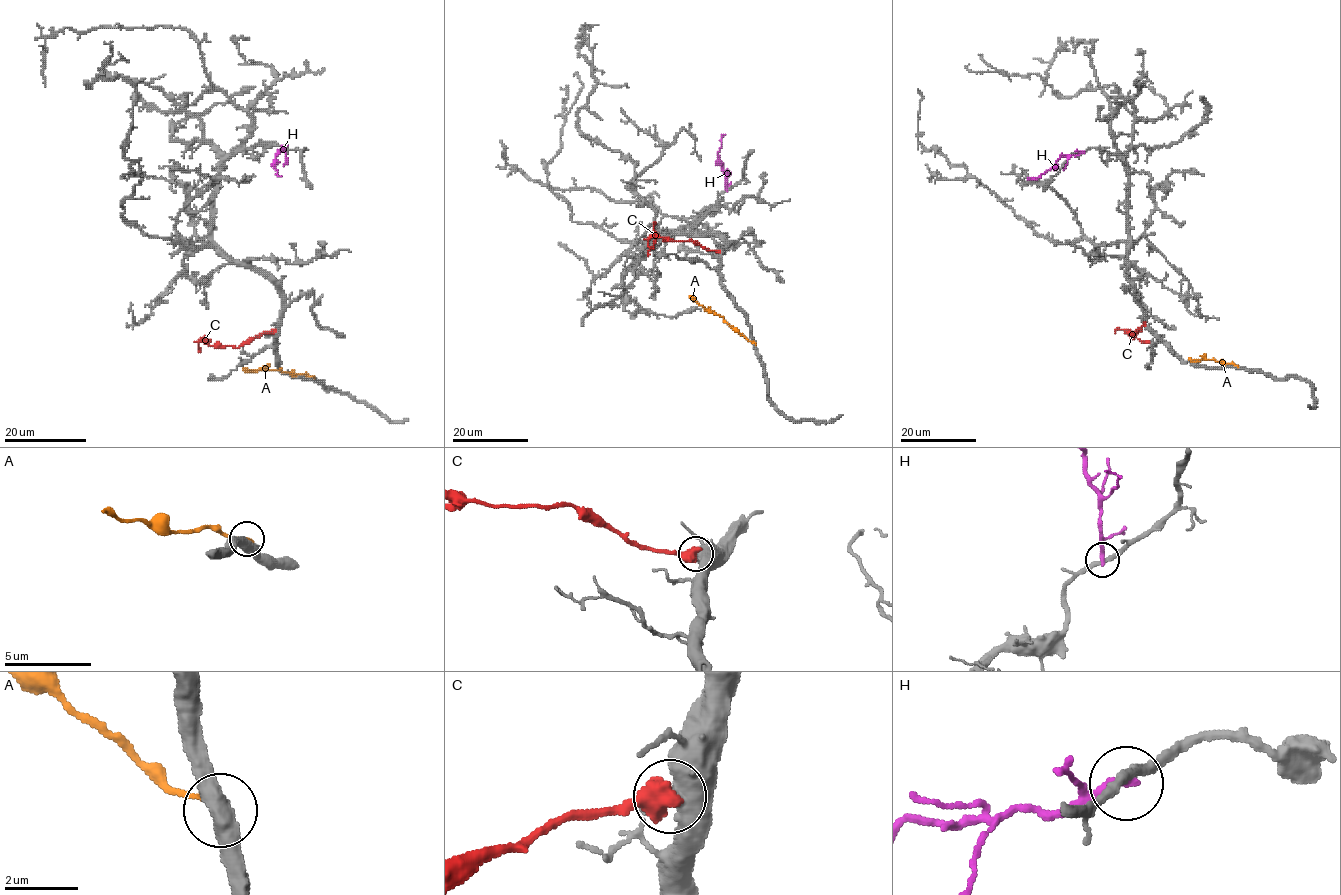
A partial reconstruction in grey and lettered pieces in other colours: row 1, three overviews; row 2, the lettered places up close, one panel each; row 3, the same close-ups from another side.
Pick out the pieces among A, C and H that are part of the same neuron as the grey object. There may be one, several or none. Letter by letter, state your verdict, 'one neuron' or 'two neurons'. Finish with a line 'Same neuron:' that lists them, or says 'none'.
A: two neurons
C: two neurons
H: two neurons
Same neuron: none

